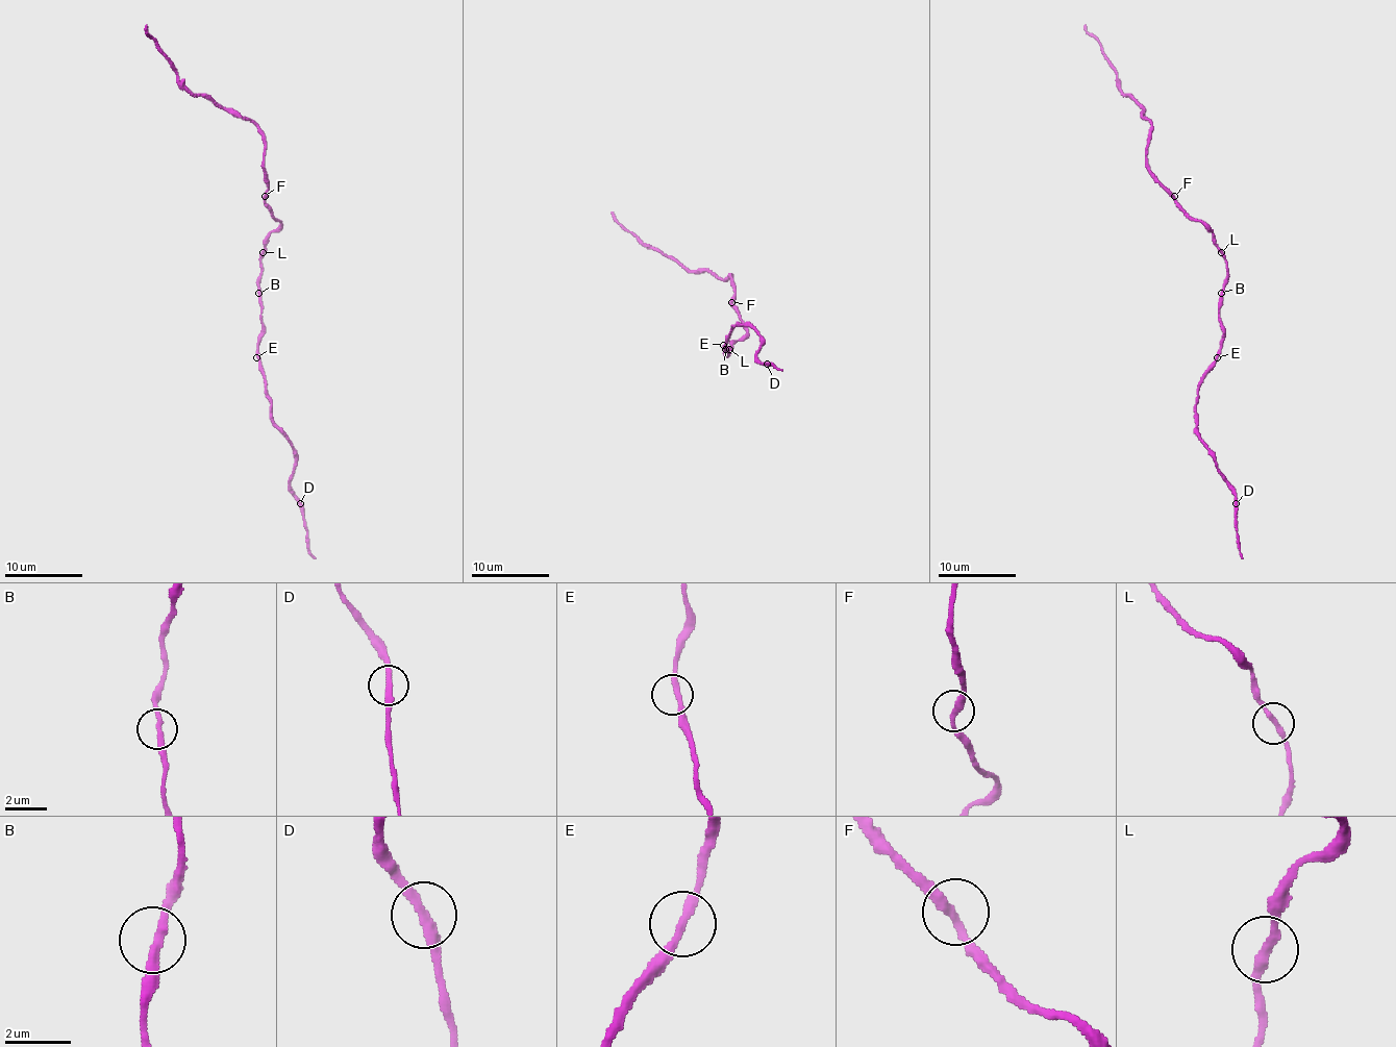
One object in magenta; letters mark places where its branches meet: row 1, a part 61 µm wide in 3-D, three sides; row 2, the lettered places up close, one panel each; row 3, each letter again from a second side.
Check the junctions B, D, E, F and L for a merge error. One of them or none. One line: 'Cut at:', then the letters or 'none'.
Cut at: none

